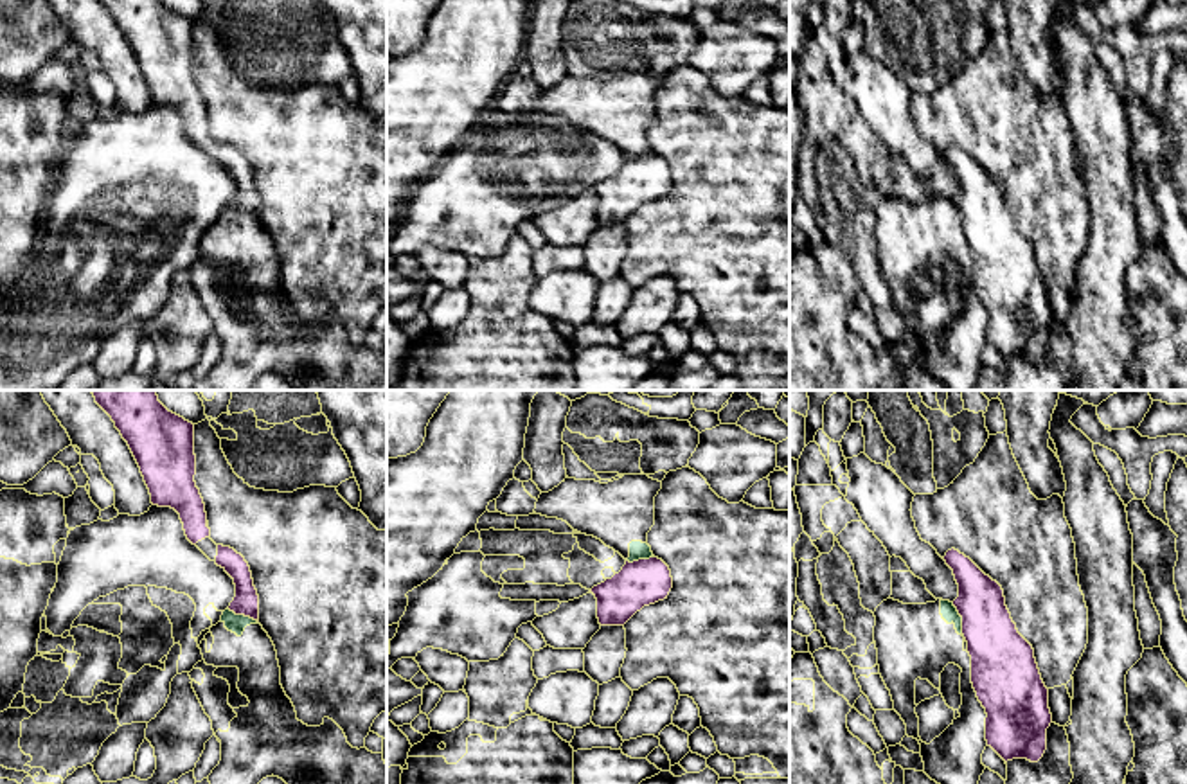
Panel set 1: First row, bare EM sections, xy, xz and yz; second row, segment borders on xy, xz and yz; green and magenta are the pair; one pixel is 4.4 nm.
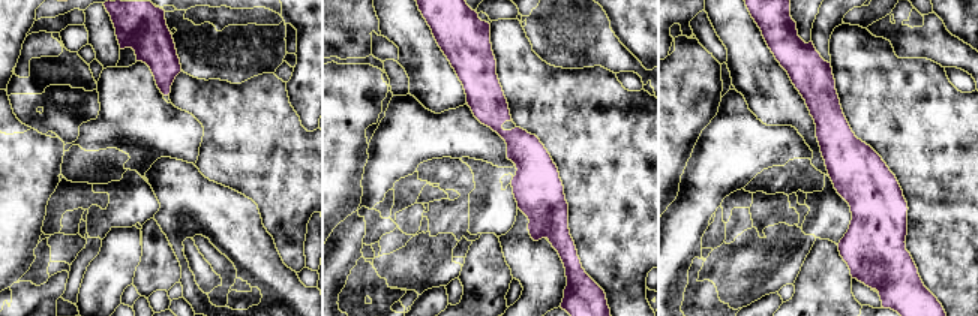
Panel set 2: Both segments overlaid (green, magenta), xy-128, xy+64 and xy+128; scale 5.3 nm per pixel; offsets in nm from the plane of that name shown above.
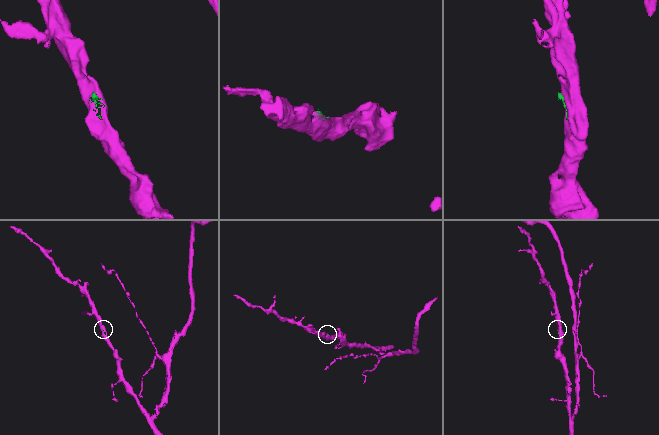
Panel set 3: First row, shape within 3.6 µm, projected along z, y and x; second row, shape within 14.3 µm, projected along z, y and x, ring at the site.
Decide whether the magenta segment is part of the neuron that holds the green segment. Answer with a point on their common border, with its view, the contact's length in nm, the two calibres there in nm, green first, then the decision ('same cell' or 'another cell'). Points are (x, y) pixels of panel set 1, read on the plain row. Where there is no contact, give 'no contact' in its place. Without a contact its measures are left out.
contact yz (961, 216); length 160 nm; calibres 70 and 280 nm; same cell

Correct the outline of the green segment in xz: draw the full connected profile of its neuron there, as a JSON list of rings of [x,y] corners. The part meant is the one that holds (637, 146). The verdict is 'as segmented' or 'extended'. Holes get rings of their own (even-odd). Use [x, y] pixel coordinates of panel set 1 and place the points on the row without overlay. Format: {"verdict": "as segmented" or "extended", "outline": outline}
{"verdict": "extended", "outline": [[[642,138],[629,140],[629,155],[619,171],[594,183],[601,223],[624,223],[644,203],[667,196],[673,185],[669,164]]]}

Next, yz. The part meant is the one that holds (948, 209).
{"verdict": "extended", "outline": [[[951,146],[944,153],[946,162],[953,167],[959,182],[959,194],[950,200],[941,196],[941,212],[948,221],[955,221],[959,232],[968,239],[971,254],[971,281],[978,298],[986,306],[986,338],[1005,360],[1027,356],[1038,360],[1047,347],[1047,325],[1052,320],[1049,306],[1049,286],[1045,284],[1032,243],[1018,230],[1016,221],[1005,203],[1002,183],[986,173],[969,155]]]}

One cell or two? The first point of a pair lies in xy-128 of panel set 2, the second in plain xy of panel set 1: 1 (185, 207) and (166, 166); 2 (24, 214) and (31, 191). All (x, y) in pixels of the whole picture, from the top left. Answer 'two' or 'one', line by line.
1: two
2: one

